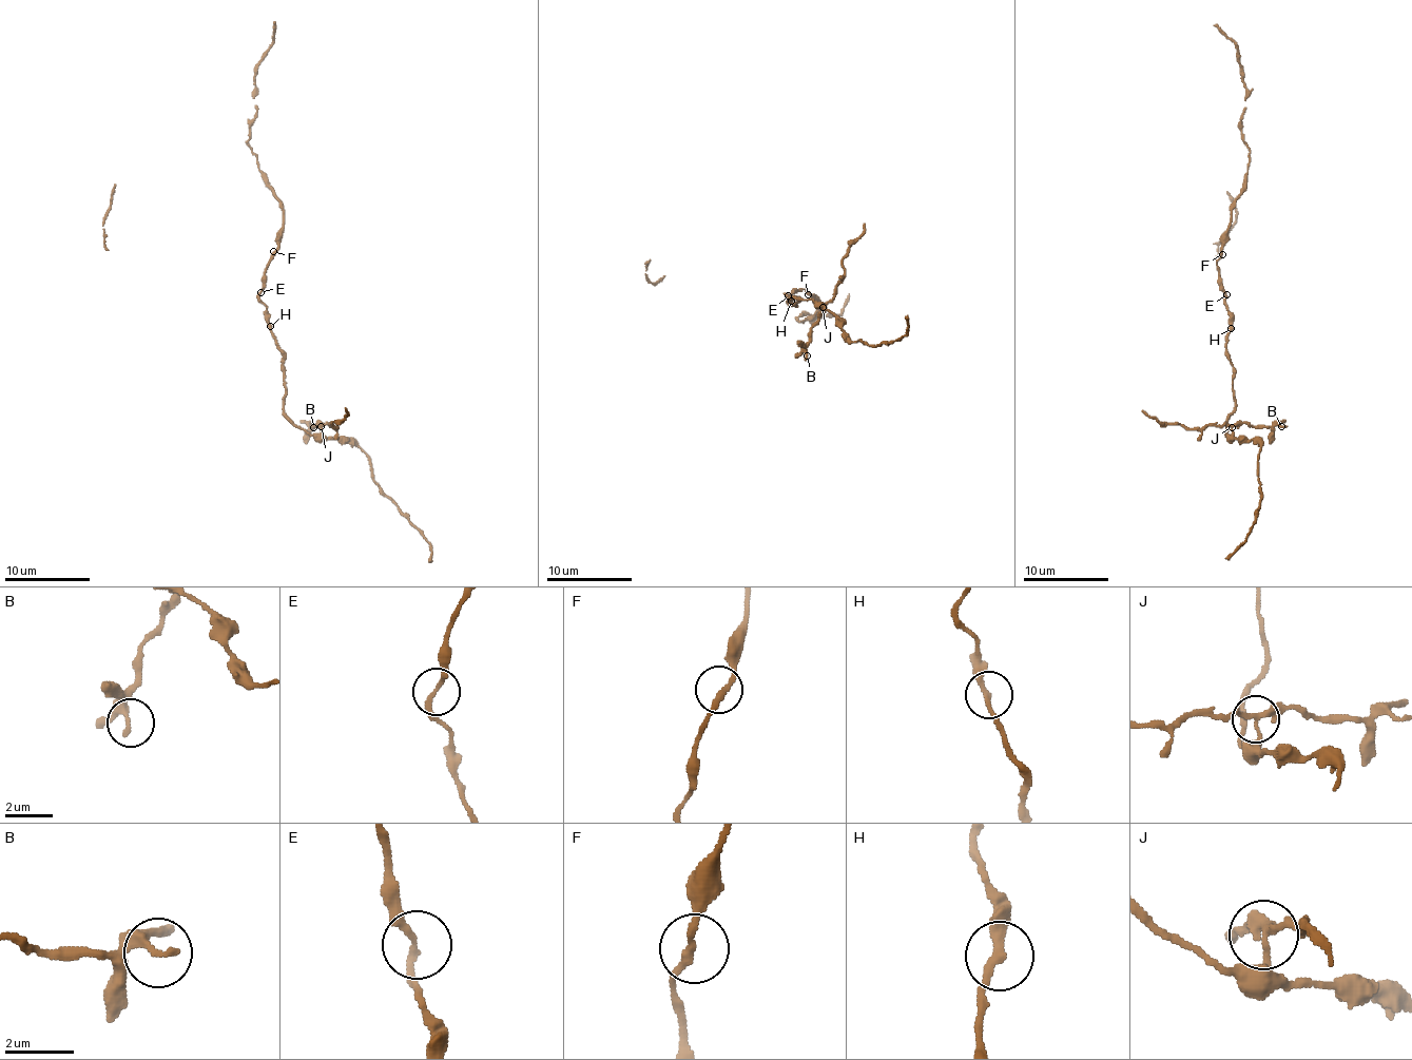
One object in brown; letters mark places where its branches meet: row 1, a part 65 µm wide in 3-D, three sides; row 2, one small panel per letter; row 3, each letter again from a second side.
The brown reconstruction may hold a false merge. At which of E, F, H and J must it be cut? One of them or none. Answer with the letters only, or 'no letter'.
J

